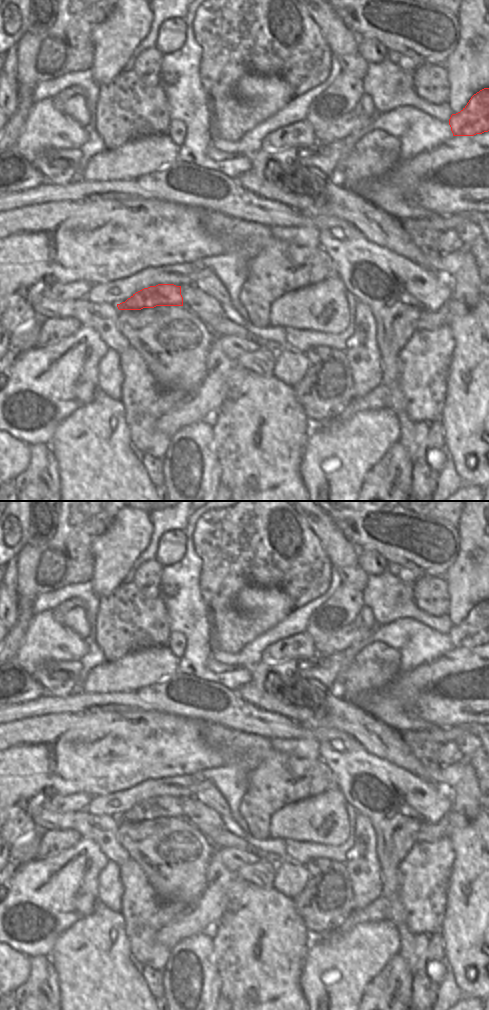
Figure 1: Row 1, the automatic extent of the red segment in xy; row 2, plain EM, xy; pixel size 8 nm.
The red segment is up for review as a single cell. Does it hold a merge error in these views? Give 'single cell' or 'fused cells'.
fused cells

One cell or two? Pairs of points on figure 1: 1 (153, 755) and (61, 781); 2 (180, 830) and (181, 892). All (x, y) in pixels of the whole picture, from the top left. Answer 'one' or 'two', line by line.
1: one
2: one

